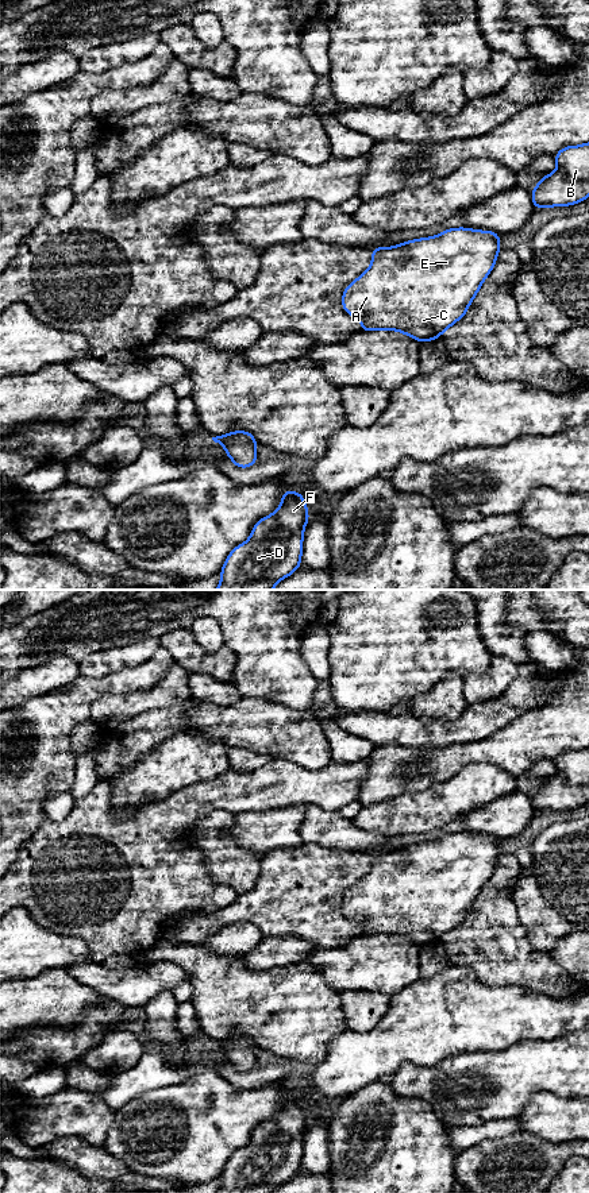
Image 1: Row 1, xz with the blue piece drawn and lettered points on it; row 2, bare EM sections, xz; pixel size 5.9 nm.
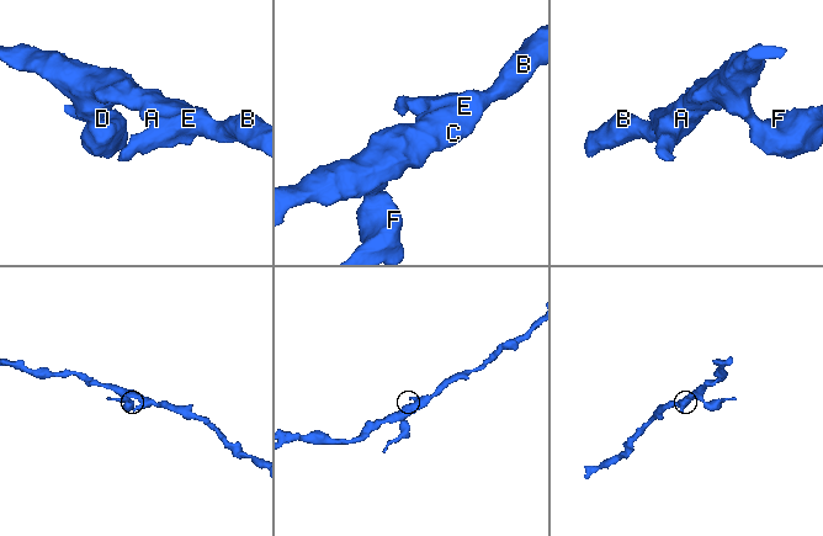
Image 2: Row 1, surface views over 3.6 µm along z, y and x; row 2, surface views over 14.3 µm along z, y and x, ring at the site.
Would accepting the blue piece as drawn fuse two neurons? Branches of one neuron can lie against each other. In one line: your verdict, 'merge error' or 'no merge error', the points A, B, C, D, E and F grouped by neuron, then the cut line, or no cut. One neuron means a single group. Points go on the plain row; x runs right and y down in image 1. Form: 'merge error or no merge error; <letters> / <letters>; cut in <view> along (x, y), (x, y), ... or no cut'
no merge error; A B C D E F; no cut

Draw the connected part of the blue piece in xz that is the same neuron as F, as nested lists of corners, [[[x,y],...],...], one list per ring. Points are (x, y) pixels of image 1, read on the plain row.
[[[285,1093],[280,1112],[258,1124],[250,1143],[230,1157],[216,1193],[273,1193],[290,1181],[301,1169],[308,1126],[305,1103]]]

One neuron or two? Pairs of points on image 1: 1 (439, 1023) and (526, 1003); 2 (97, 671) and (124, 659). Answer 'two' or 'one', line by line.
1: one
2: one

